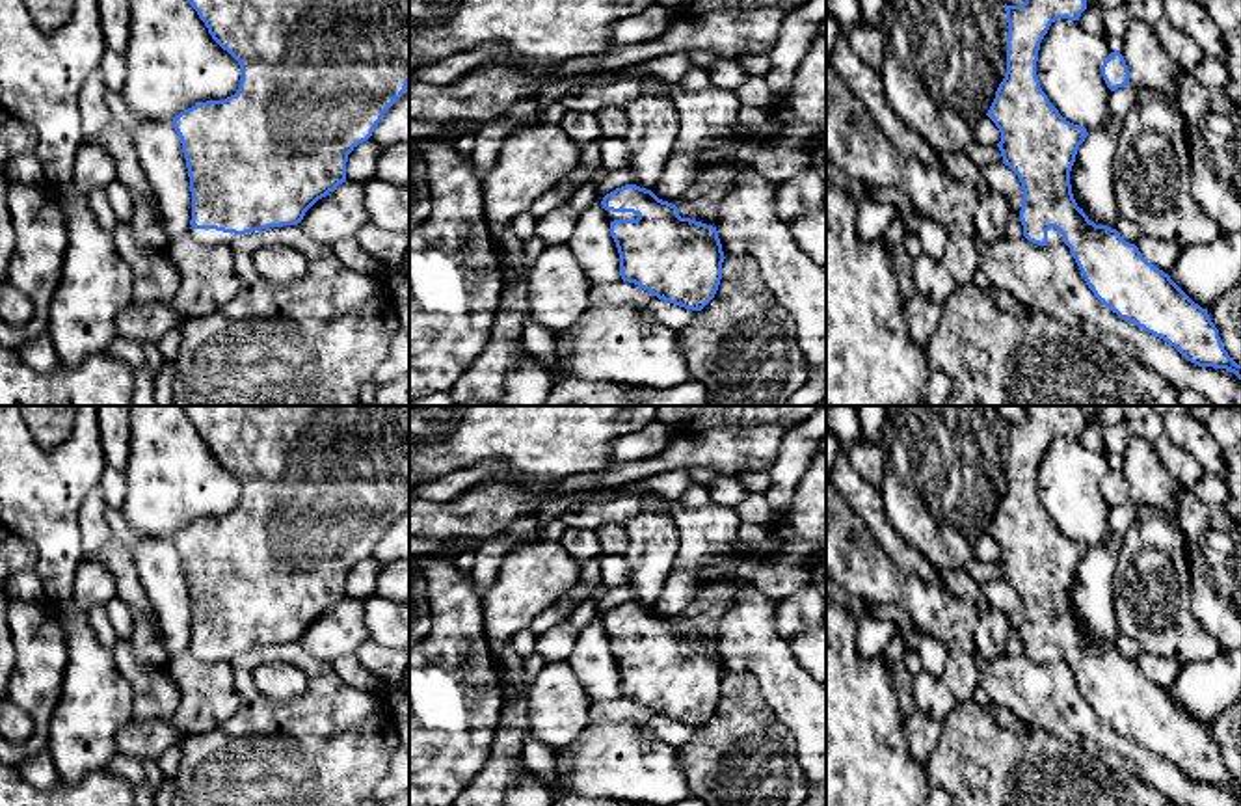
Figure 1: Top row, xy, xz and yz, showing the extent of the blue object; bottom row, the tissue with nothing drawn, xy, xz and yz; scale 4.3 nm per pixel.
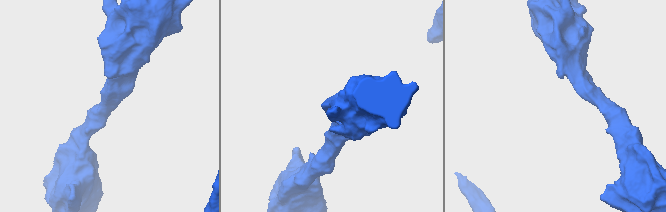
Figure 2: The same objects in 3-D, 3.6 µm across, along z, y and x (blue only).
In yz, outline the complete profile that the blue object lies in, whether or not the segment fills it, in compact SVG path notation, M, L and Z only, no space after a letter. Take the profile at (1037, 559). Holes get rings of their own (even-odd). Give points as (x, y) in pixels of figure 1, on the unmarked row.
M1027 406L1021 423L1007 423L1007 490L995 508L988 534L1001 549L997 560L1003 581L1020 596L1023 622L1020 638L1023 653L1038 663L1064 659L1070 665L1088 705L1120 735L1142 745L1174 763L1187 778L1198 784L1226 786L1241 797L1237 782L1222 763L1219 746L1208 726L1194 720L1168 691L1148 679L1135 661L1126 659L1116 646L1096 642L1077 624L1070 588L1087 545L1066 538L1049 519L1036 493L1038 467L1049 443L1059 436L1079 437L1087 417L1079 406Z

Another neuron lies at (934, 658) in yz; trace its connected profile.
M921 637L917 653L925 672L940 678L949 666L949 650L934 637Z

